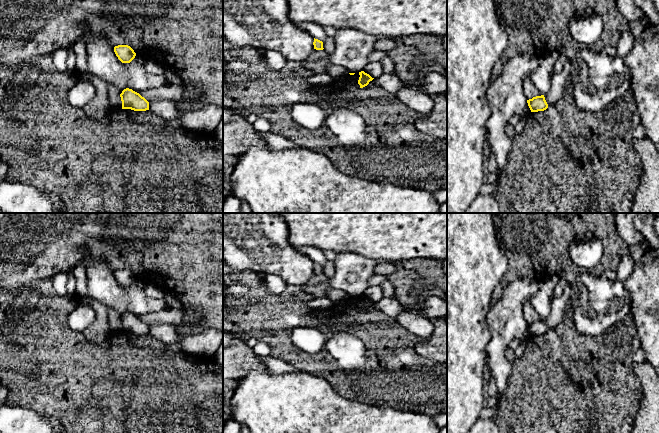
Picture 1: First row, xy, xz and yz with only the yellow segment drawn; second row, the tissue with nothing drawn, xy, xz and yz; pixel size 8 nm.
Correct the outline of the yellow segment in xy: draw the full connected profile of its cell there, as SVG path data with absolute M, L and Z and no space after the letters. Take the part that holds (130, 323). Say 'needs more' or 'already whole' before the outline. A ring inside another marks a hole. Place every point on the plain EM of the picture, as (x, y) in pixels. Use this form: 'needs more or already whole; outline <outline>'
already whole; outline M124 313L120 318L120 321L122 325L122 333L131 333L134 335L149 334L149 326L132 313Z

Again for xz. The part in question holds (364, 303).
already whole; outline M364 295L359 296L359 299L360 301L358 304L358 308L360 309L360 312L367 310L369 306L374 303L369 298L365 297Z

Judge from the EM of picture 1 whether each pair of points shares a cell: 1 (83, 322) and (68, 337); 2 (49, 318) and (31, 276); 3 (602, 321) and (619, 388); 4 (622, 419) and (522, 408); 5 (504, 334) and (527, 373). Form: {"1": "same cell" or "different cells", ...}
{"1": "different cells", "2": "different cells", "3": "different cells", "4": "same cell", "5": "different cells"}

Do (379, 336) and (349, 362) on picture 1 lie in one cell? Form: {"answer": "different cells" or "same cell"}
{"answer": "different cells"}

